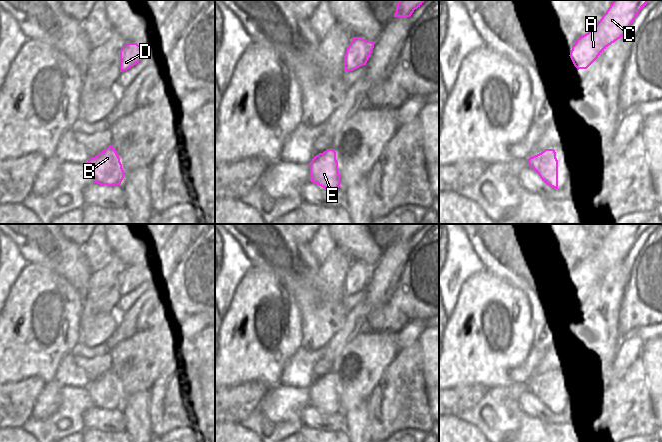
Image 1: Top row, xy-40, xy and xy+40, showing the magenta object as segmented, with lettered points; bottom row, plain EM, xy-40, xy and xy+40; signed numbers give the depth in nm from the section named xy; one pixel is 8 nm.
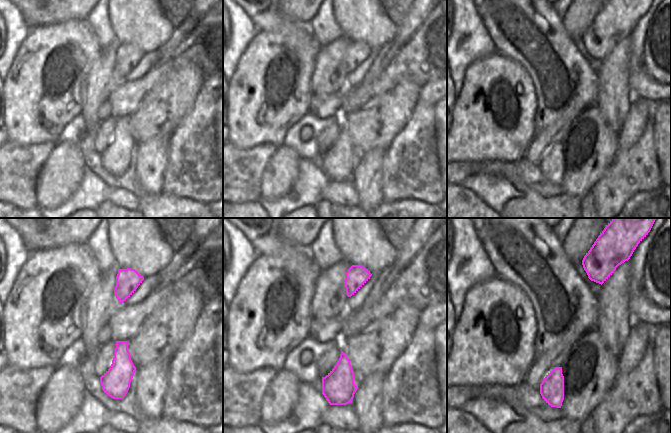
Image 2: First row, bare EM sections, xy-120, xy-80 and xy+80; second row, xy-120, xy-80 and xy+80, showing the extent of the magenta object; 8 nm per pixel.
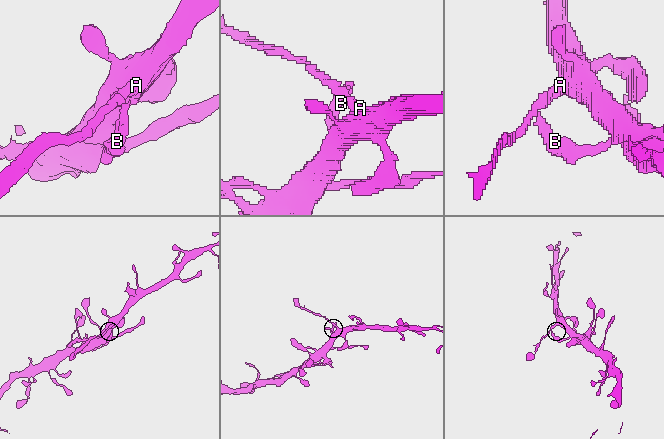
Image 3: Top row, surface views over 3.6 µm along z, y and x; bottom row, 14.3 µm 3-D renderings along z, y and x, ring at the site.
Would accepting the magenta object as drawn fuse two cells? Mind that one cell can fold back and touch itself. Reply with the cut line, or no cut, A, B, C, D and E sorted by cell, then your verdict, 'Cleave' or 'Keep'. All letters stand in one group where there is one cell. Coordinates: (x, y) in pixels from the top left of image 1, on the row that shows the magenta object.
Split along xy (350, 44), (361, 50), (367, 50), (369, 52), (367, 60). Groups: A B C E / D. Cleave.

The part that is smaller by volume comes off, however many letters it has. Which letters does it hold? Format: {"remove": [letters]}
{"remove": ["D"]}

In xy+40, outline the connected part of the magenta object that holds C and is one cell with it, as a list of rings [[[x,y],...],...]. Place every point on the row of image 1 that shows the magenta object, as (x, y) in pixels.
[[[614,0],[602,18],[575,45],[585,51],[583,57],[591,65],[612,43],[628,30],[640,10],[651,0]]]

